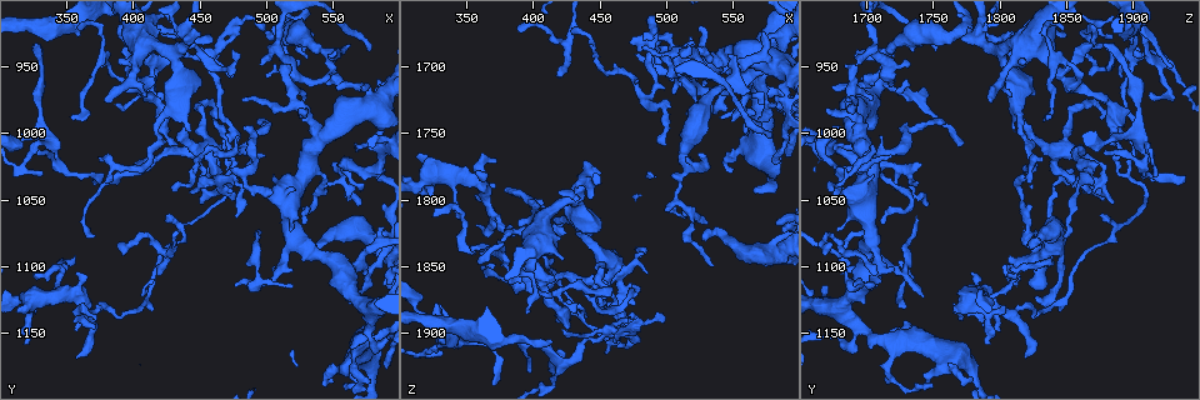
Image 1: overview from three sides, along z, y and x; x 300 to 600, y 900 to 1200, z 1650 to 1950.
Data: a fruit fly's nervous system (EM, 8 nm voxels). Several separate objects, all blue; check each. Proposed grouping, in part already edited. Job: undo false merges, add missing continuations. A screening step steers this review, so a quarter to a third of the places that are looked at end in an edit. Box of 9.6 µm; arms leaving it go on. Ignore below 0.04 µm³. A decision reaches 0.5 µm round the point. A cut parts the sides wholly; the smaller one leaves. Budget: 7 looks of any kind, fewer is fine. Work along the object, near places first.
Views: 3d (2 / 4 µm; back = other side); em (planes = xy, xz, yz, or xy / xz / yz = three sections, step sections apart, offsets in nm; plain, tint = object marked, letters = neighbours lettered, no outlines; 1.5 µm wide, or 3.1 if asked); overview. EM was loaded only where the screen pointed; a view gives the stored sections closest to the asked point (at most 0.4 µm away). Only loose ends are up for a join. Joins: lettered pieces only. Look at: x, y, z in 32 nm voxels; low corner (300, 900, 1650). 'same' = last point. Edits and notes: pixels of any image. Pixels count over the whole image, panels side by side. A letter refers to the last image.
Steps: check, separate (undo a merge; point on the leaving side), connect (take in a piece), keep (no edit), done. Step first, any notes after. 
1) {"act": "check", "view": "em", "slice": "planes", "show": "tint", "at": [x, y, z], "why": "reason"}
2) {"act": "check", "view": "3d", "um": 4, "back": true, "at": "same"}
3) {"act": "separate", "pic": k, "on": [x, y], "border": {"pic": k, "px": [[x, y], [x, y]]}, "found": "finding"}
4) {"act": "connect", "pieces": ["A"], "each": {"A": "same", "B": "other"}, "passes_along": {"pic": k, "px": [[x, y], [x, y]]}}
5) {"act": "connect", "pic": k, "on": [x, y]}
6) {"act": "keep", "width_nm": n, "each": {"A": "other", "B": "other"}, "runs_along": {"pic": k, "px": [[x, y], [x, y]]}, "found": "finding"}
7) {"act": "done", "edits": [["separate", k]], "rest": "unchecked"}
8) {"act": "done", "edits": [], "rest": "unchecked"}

{"act": "check", "view": "em", "slice": "xz", "step": 8, "show": "letters", "at": [424, 1064, 1878]}

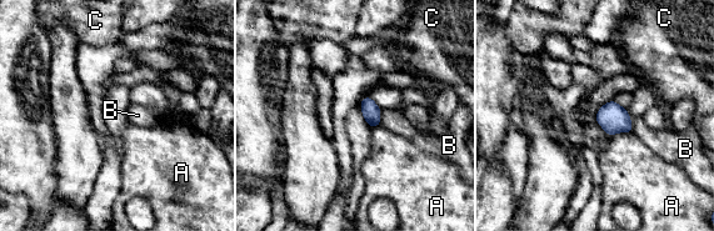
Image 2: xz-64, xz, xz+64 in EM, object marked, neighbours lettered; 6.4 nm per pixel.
{"act": "check", "view": "em", "slice": "yz", "step": 8, "show": "letters", "at": "same", "why": "cut it another way"}

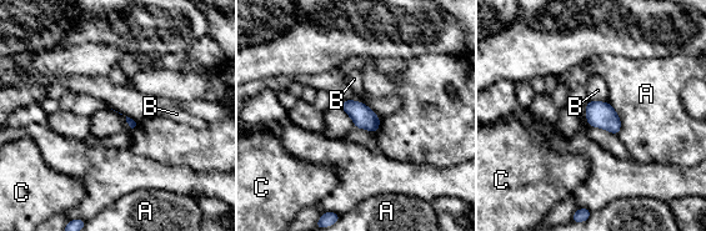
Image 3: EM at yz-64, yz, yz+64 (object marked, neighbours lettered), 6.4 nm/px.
{"act": "keep", "each": {"A": "other", "B": "other", "C": "other"}, "border": {"pic": 3, "px": [[607, 103], [620, 120], [619, 134]]}, "found": "no lettered piece goes on from it"}

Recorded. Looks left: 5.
{"act": "check", "view": "em", "slice": "planes", "show": "letters", "at": [356, 1150, 1798], "why": "thin end"}

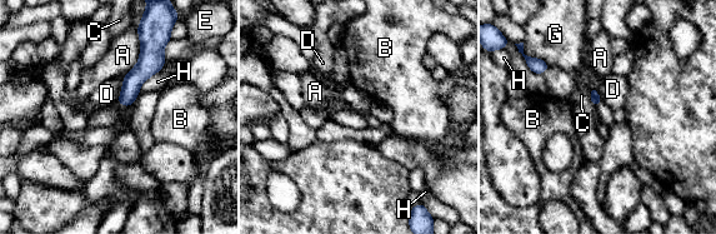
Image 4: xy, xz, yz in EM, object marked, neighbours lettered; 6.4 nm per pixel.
{"act": "keep", "longest_contact_nm": ["A", 300], "each": {"A": "other", "B": "other", "C": "other", "D": "other", "E": "other", "G": "other", "H": "other"}, "border": {"pic": 4, "px": [[166, 59], [139, 90]]}, "found": "none of them fits"}

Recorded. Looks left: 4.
{"act": "check", "view": "3d", "um": 4, "at": [456, 946, 1900], "why": "arms part here"}

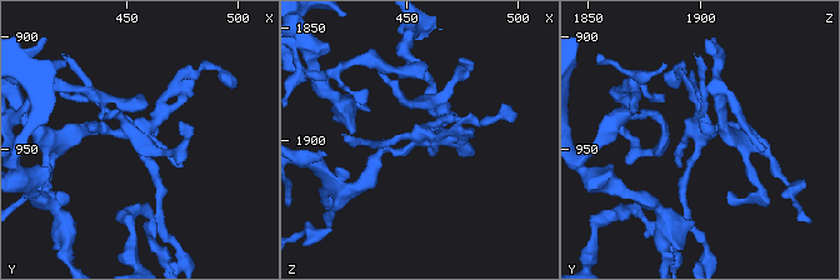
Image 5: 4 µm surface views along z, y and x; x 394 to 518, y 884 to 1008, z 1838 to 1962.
{"act": "check", "view": "em", "slice": "yz", "step": 8, "show": "tint", "at": [457, 947, 1901]}

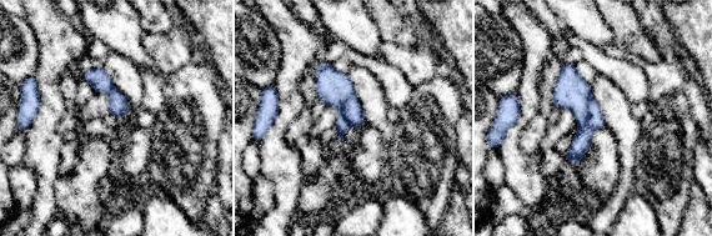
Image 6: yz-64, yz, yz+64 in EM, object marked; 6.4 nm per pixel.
{"act": "check", "view": "em", "slice": "planes", "show": "letters", "at": "same"}

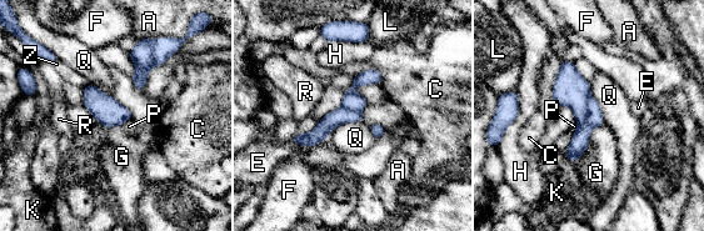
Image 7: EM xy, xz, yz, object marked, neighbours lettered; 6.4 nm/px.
{"act": "separate", "pic": 7, "on": [164, 48], "each": {"A": "other", "C": "other", "E": "other", "F": "other", "G": "other", "H": "other", "K": "other", "L": "other", "P": "other", "Q": "other", "R": "other", "Z": "other"}, "part_leaving": {"pic": 7, "px": [[565, 64], [582, 120], [573, 157]]}, "found": "two neurons meet here"}

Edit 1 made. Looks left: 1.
{"act": "done", "edits": [["separate", 7]], "rest": "unchecked"}

